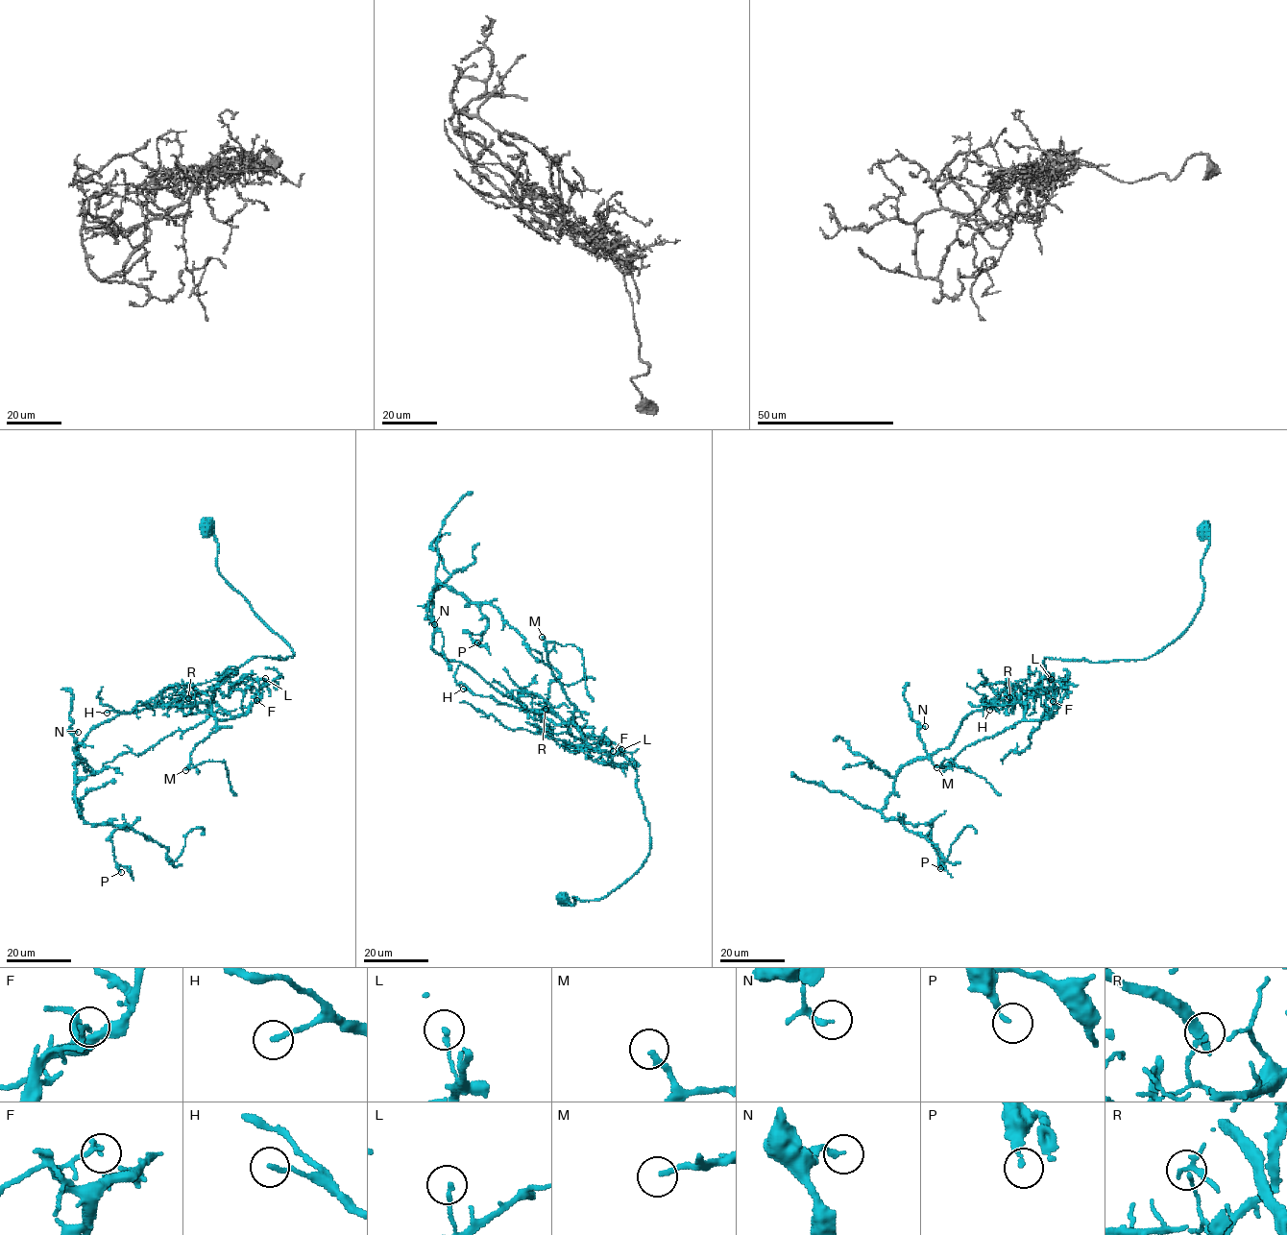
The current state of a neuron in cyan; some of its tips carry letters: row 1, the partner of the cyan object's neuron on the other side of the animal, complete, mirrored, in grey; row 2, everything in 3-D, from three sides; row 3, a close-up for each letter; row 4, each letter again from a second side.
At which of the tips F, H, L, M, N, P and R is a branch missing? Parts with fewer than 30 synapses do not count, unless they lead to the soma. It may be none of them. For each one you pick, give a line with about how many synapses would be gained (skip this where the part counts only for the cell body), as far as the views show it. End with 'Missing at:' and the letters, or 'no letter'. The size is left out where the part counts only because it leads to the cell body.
M: Roughly 40 synapses
Missing at: M

